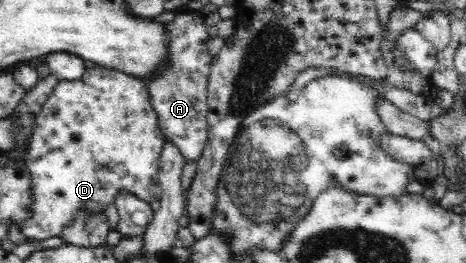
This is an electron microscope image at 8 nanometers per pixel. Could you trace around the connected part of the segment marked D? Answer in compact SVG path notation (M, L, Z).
M96 66L95 68L85 68L84 75L80 79L59 80L50 97L33 119L28 147L26 147L26 152L23 153L25 163L32 175L35 209L33 219L26 224L20 225L22 232L28 238L34 237L40 241L50 239L50 237L61 237L64 229L72 225L79 212L84 212L84 214L104 214L109 205L115 205L116 199L122 191L131 193L134 197L140 199L140 202L149 205L154 200L150 190L152 185L157 183L158 171L160 169L160 149L164 145L164 140L166 138L160 129L158 114L150 101L148 86L141 79L136 79L133 76L128 77L121 71Z

